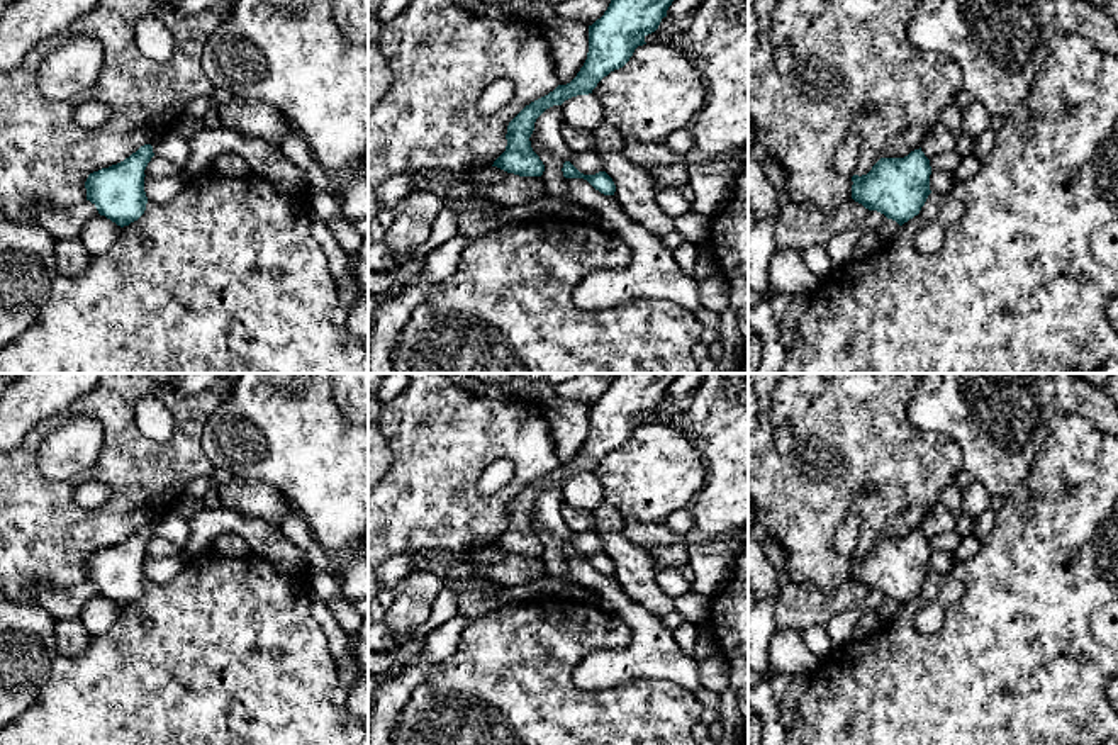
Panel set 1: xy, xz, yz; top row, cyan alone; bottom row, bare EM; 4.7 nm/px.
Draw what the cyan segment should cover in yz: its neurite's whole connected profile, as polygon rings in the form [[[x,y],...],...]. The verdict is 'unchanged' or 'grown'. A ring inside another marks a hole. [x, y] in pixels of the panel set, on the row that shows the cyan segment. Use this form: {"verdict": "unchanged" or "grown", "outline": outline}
{"verdict": "unchanged", "outline": [[[921,148],[904,158],[880,158],[867,175],[852,176],[852,199],[903,226],[920,214],[931,193],[930,175]]]}

